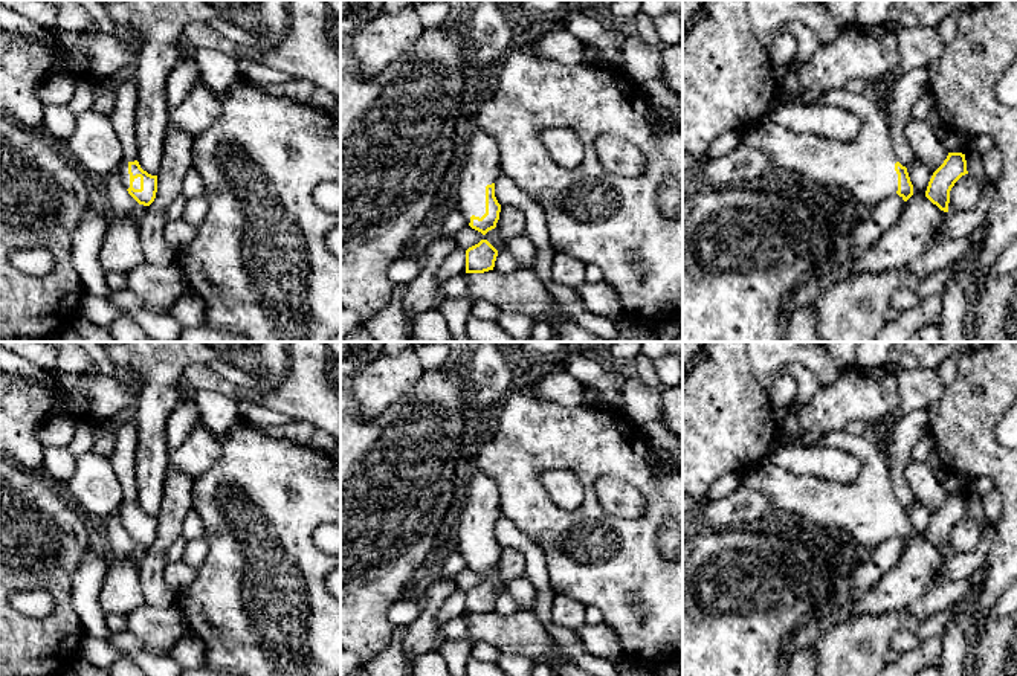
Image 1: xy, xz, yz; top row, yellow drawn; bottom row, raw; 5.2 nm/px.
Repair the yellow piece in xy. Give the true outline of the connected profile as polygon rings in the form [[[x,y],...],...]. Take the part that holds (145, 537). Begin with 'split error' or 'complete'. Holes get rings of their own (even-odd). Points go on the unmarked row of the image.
split error | [[[137,502],[119,505],[119,517],[128,536],[144,548],[150,548],[157,534],[157,517],[144,513]]]

